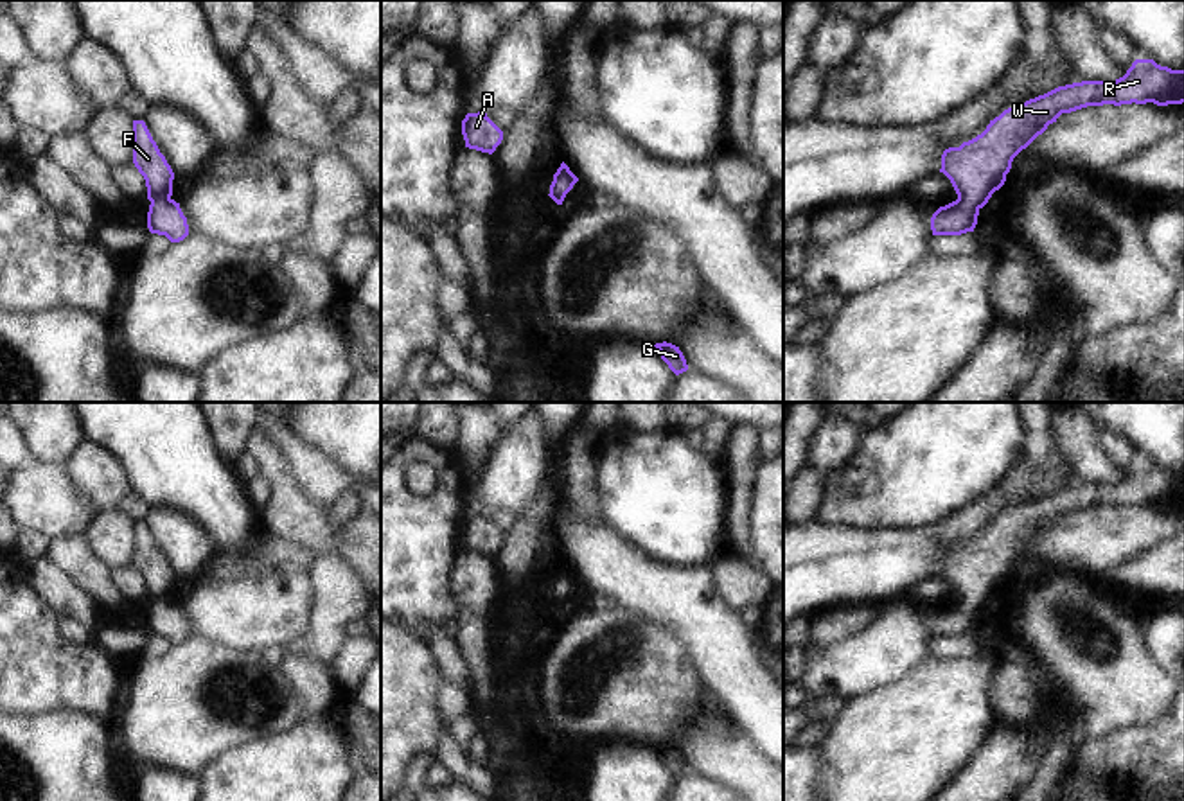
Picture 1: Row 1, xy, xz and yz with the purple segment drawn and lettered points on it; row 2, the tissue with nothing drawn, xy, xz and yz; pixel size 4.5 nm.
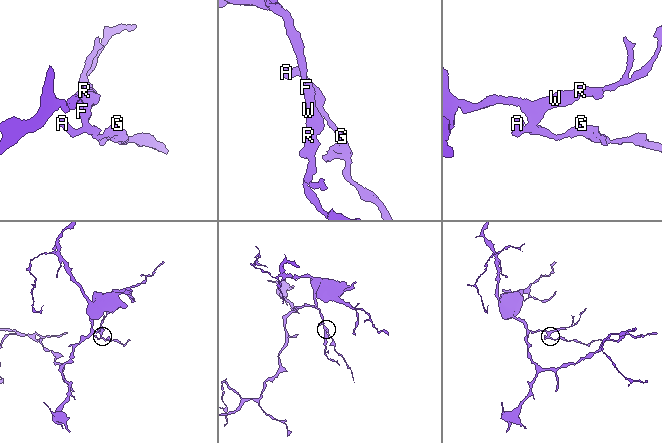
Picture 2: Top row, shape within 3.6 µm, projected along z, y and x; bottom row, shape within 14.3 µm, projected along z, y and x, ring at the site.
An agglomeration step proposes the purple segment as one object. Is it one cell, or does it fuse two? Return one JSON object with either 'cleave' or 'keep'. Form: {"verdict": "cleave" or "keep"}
{"verdict": "keep"}

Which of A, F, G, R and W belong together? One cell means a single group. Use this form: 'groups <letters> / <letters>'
groups A F G R W

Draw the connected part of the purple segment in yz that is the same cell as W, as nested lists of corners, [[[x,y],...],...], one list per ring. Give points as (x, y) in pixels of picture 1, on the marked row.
[[[1135,59],[1127,74],[1112,83],[1073,83],[1004,110],[981,135],[943,151],[940,172],[950,180],[958,199],[932,214],[932,235],[974,232],[979,210],[1004,185],[1013,158],[1062,113],[1132,102],[1182,104],[1184,70],[1161,66],[1153,59]]]

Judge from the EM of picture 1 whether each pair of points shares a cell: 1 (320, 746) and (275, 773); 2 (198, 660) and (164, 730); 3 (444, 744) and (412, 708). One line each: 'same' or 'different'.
1: same
2: same
3: different

